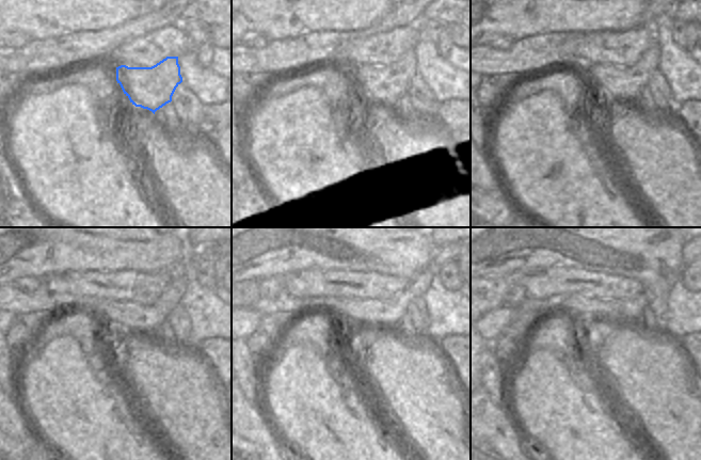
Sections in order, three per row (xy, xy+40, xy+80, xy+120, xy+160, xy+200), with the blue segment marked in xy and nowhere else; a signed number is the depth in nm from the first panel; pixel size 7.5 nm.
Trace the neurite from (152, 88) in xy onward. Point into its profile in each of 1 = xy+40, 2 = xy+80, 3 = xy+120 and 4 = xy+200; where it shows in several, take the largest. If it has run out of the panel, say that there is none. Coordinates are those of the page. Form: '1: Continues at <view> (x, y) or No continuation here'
1: Continues at xy+40 (385, 84)
2: Continues at xy+80 (615, 82)
3: Continues at xy+120 (129, 316)
4: Continues at xy+200 (632, 310).

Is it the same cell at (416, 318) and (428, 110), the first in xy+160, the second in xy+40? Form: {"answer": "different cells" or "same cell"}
{"answer": "same cell"}

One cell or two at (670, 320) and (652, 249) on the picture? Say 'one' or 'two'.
two

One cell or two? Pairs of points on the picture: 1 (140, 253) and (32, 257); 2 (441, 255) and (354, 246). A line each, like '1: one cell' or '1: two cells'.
1: one cell
2: two cells

